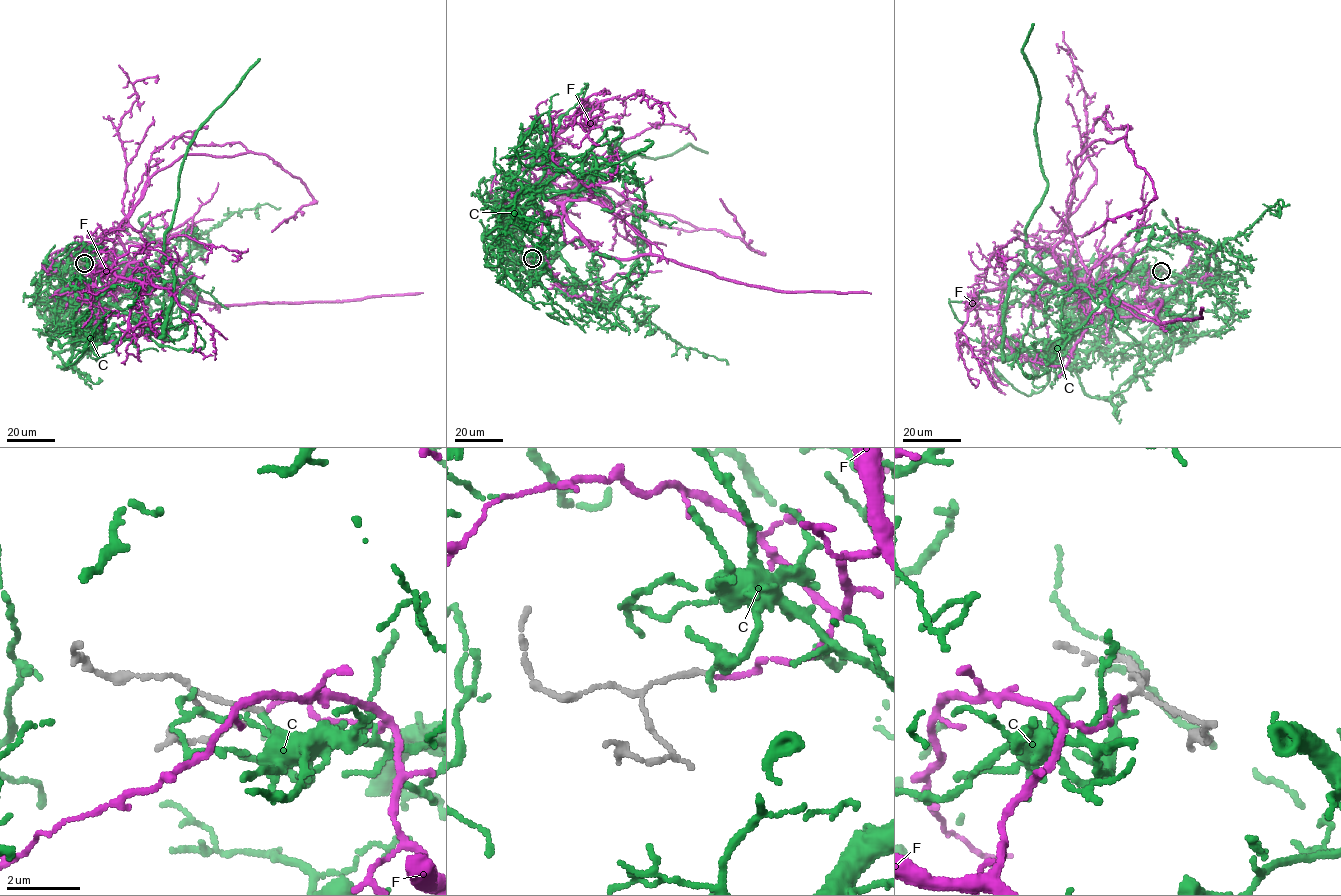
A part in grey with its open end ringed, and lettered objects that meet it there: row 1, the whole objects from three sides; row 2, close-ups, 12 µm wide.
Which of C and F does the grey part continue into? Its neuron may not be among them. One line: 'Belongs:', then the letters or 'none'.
Belongs: F

